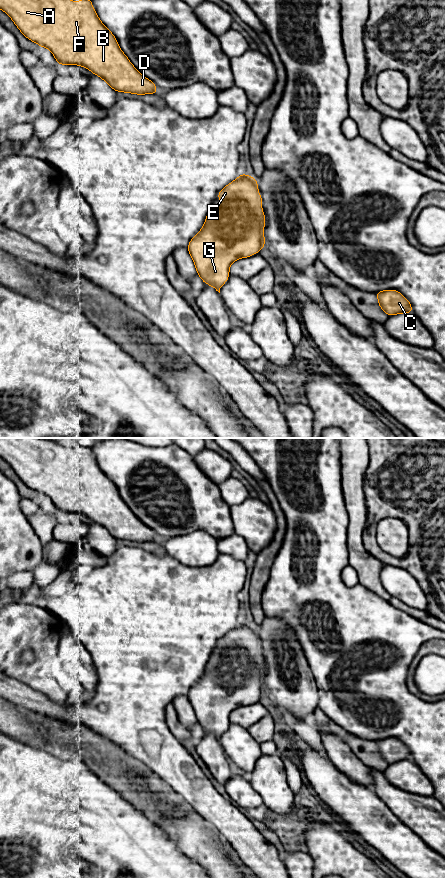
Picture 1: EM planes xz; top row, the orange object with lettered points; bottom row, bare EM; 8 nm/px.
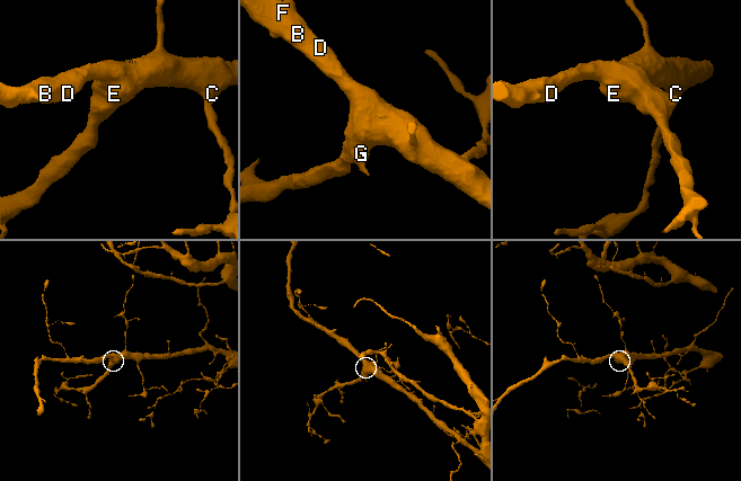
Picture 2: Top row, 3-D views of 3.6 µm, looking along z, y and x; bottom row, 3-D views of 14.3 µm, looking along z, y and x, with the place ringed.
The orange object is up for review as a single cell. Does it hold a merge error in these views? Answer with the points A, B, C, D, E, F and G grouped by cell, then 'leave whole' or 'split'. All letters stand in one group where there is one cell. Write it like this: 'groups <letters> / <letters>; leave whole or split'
groups A B C D E F G; leave whole

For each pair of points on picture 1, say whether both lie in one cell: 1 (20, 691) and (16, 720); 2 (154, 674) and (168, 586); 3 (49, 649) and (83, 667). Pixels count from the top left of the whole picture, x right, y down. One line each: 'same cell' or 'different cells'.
1: different cells
2: same cell
3: different cells

